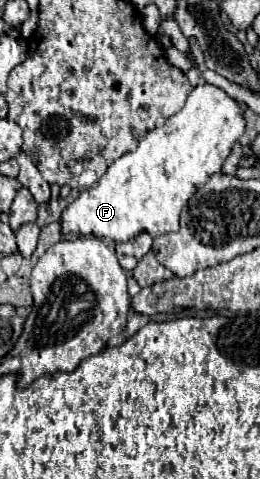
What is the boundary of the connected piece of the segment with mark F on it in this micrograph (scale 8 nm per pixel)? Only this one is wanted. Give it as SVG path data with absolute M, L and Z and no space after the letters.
M198 85L184 107L162 127L148 131L138 147L116 159L96 187L82 191L60 217L64 235L94 235L114 243L126 243L140 233L160 237L178 231L178 217L188 199L210 175L222 169L234 143L244 133L238 103L214 85Z

